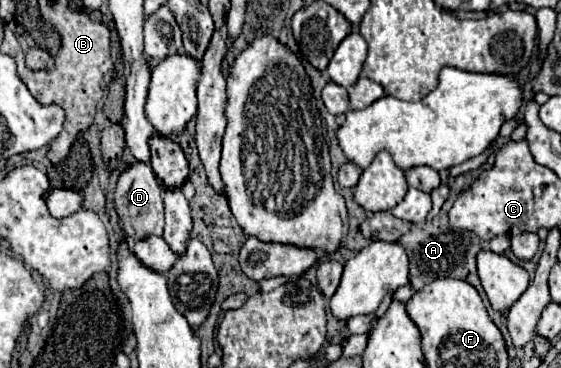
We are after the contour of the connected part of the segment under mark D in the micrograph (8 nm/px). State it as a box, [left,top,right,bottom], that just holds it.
[113,162,165,240]

